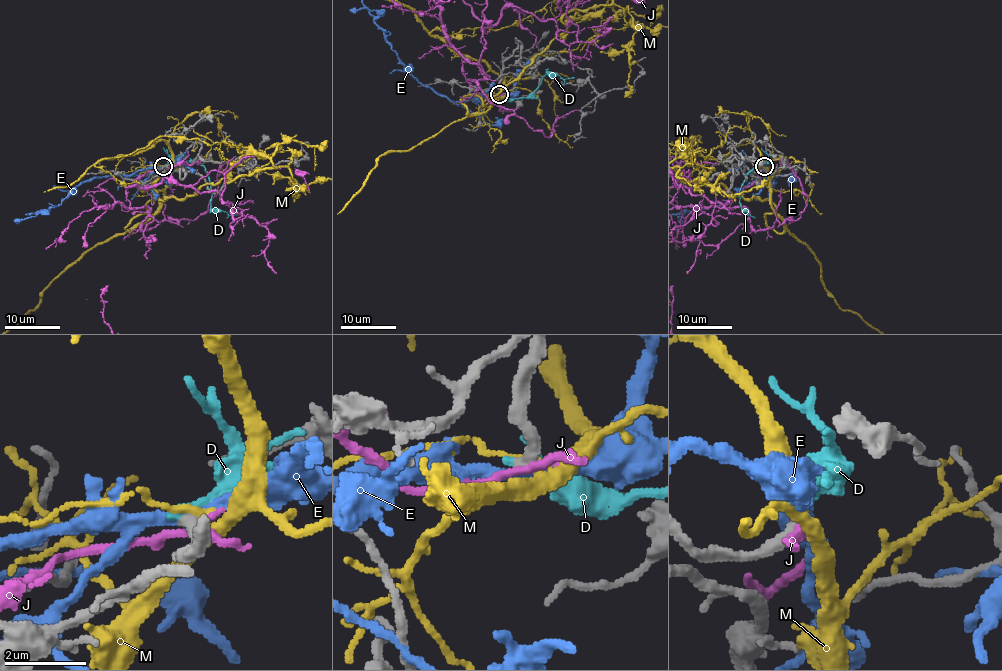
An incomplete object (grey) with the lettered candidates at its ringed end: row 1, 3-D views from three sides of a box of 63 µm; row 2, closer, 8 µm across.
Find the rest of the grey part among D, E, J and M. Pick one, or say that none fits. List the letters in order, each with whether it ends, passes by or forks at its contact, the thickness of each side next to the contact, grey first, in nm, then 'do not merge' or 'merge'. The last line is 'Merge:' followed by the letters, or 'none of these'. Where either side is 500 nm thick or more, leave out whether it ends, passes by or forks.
D: it ends; calibres 320 and 200 nm; do not merge
E: it passes by; calibres 320 and 280 nm; do not merge
J: it passes by; calibres 360 and 220 nm; do not merge
M: it forks; calibres 340 and 260 nm; do not merge
Merge: none of these

